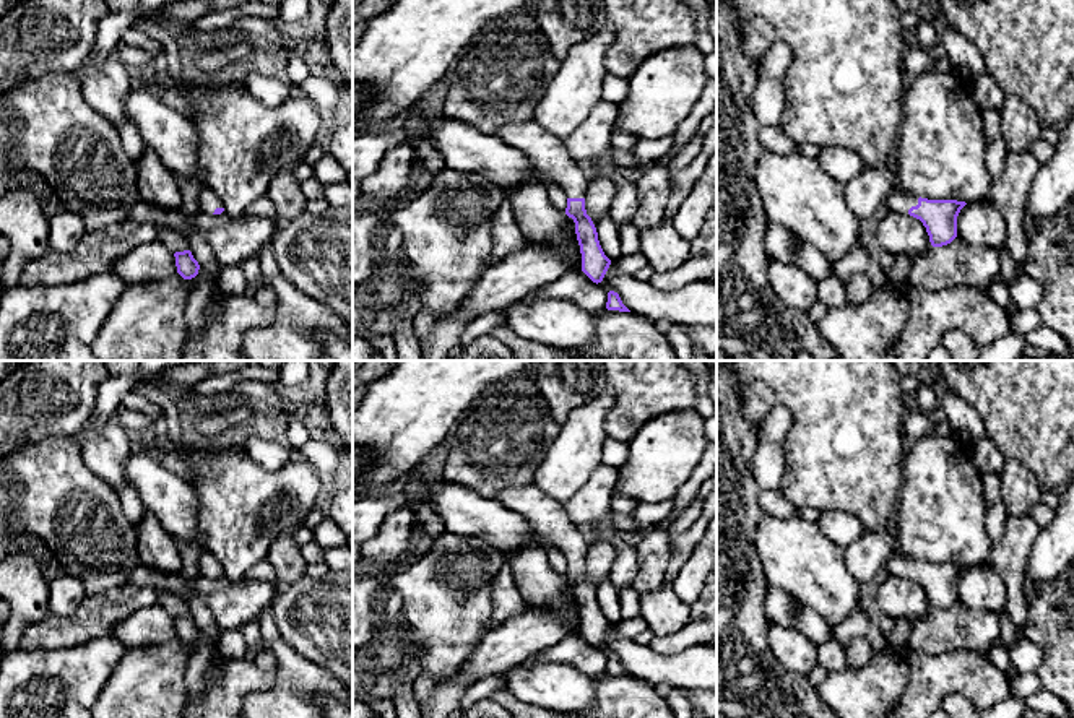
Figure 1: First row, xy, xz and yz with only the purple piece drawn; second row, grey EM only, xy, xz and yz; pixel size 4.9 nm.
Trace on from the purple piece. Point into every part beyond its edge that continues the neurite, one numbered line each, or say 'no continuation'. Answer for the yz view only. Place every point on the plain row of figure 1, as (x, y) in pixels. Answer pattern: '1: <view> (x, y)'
1: yz (900, 566)

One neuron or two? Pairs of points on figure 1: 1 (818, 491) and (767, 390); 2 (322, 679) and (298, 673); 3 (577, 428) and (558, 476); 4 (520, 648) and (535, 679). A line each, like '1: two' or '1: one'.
1: one
2: one
3: one
4: two

